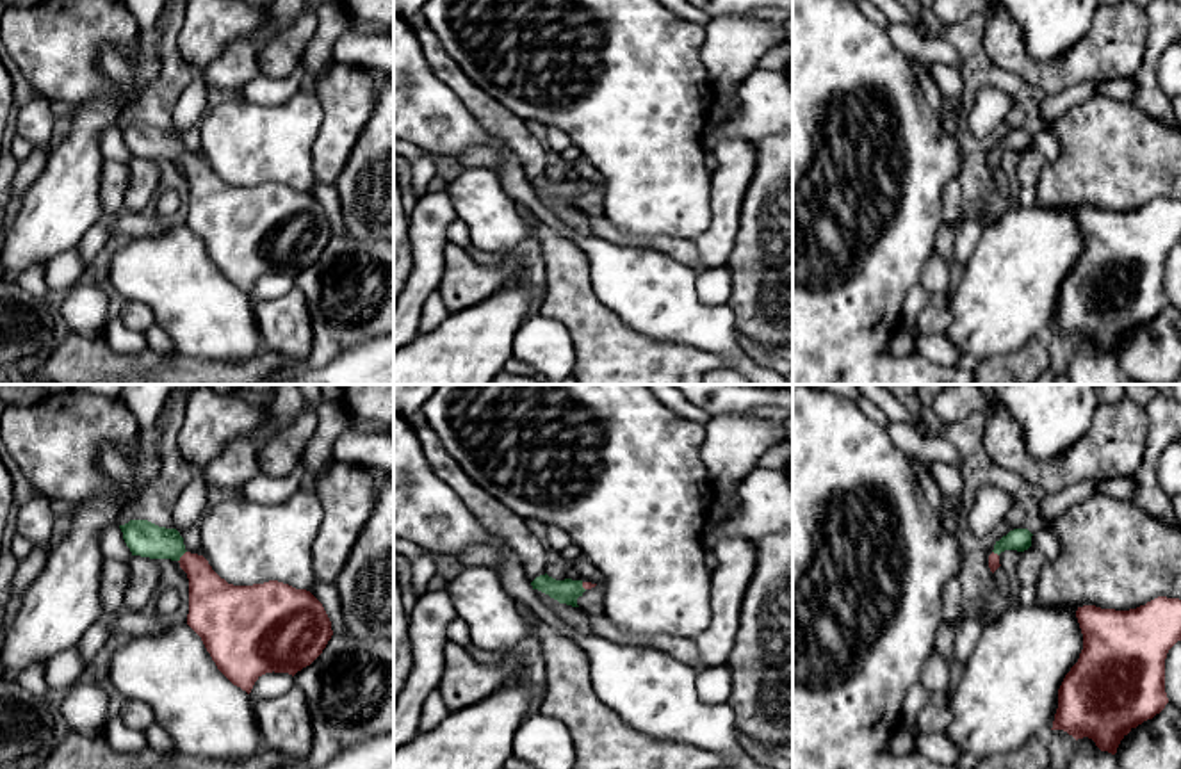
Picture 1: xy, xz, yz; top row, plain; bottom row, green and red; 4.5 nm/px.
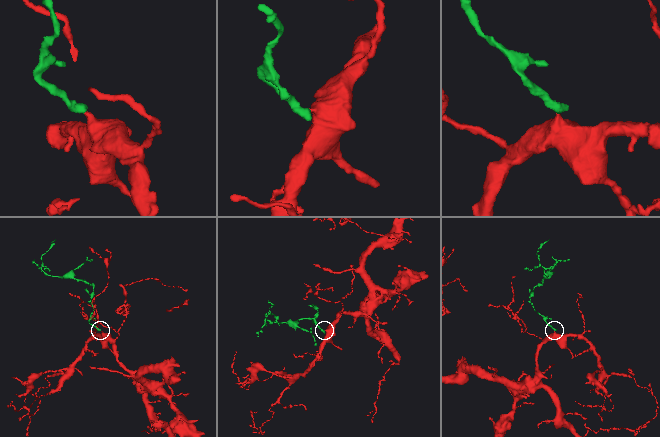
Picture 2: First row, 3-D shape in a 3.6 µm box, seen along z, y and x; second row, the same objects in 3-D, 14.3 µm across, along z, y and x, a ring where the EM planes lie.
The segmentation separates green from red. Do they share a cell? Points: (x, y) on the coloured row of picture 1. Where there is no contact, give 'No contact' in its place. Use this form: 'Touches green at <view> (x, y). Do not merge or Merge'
Touches green at xy (182, 554). Merge

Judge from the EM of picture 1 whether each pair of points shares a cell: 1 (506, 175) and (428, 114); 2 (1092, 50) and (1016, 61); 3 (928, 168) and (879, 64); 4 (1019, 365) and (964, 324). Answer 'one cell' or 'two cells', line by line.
1: one cell
2: one cell
3: one cell
4: two cells

